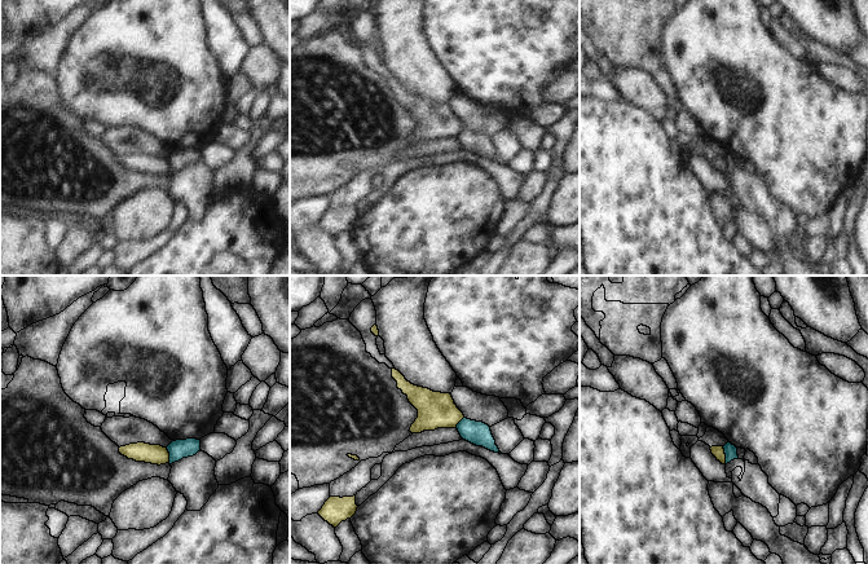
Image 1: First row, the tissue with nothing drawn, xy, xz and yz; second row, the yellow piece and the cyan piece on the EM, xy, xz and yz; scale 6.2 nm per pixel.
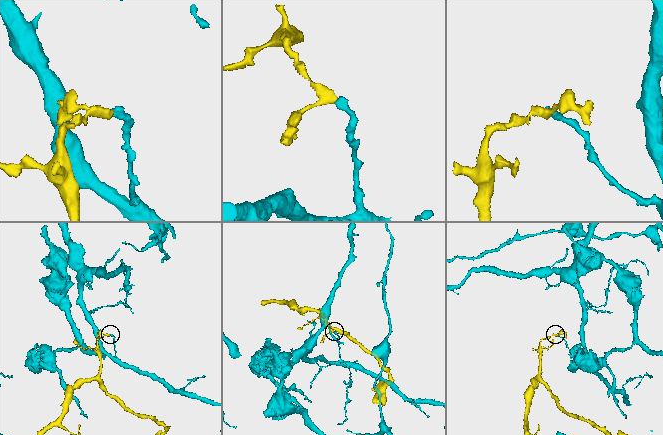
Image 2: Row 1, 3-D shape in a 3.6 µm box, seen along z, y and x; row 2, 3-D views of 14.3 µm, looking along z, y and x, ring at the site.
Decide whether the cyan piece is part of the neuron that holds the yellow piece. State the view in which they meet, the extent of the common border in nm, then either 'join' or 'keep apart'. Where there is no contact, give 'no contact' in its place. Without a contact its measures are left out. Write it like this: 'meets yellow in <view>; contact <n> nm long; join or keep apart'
meets yellow in yz; contact 110 nm long; keep apart

